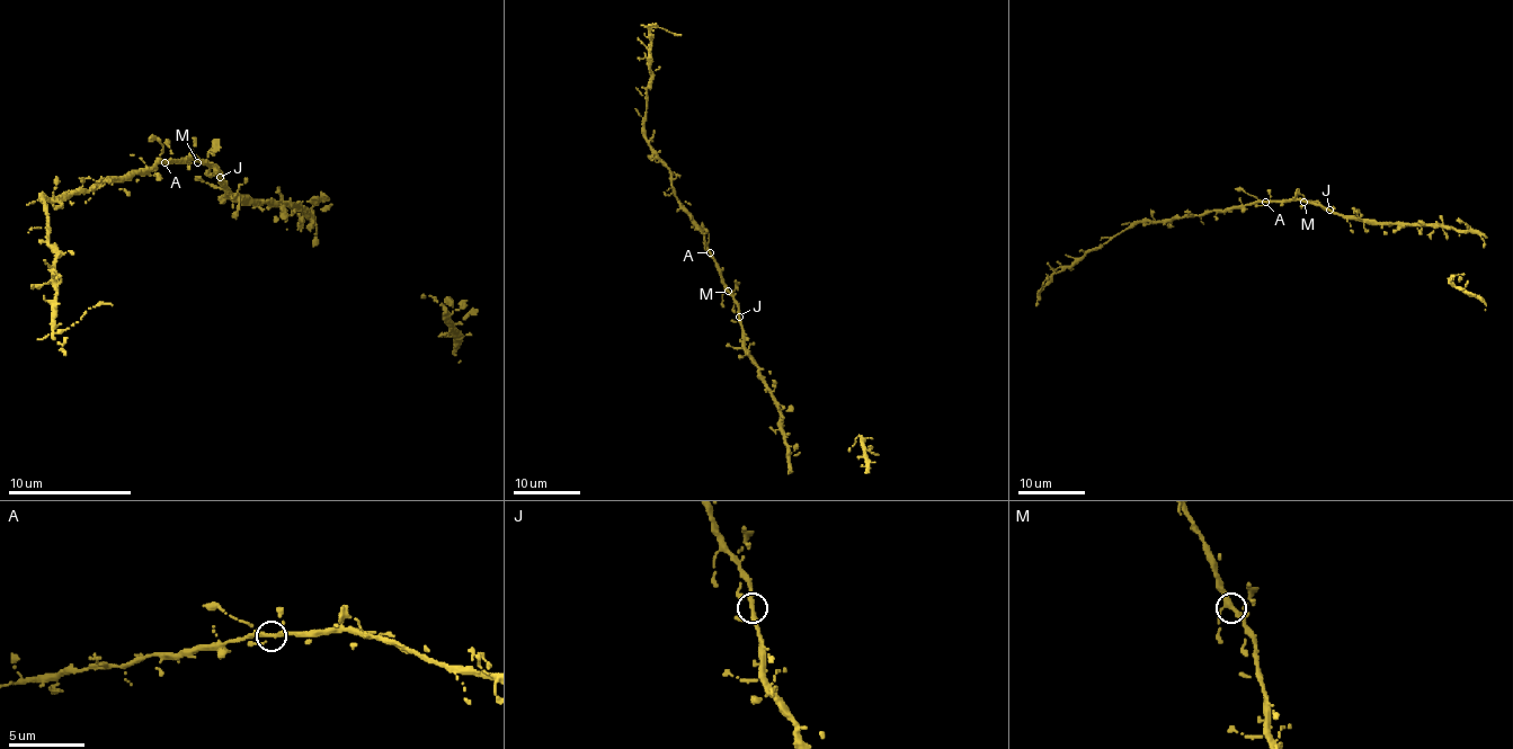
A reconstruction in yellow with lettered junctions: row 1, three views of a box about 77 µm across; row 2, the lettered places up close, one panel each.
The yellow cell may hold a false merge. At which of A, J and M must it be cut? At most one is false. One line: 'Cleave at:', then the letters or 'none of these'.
Cleave at: none of these

